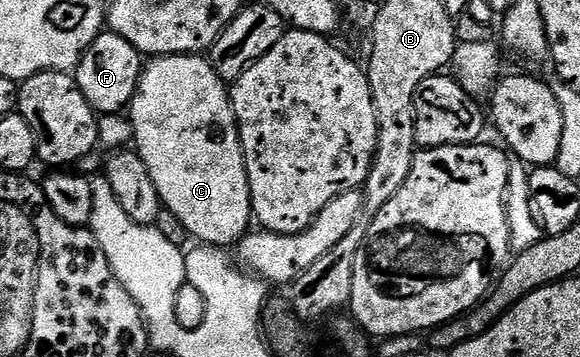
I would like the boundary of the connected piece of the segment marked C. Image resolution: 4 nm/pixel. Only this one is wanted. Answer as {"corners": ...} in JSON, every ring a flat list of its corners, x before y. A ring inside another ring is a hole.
{"corners":[[200,53,153,58,140,75,130,104,131,111,134,147,140,152,142,161,146,161,150,177,154,177,161,204,186,225,193,240,217,249,228,249,231,243,232,246,239,244,254,223,252,198,230,91,211,62]]}

